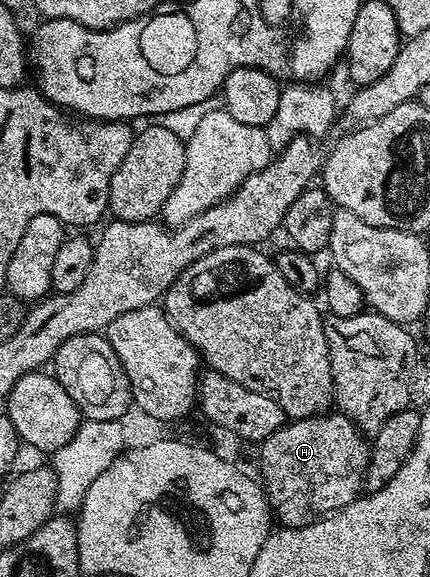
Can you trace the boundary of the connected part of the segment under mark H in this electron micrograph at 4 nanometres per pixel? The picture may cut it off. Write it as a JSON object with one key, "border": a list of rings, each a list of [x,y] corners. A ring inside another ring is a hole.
{"border":[[[327,412],[311,418],[287,421],[285,426],[262,441],[260,450],[263,478],[261,481],[264,483],[266,501],[270,503],[273,517],[277,521],[279,518],[283,527],[307,526],[325,518],[327,514],[336,514],[355,502],[363,493],[370,455],[368,438],[351,418],[341,412]]]}

